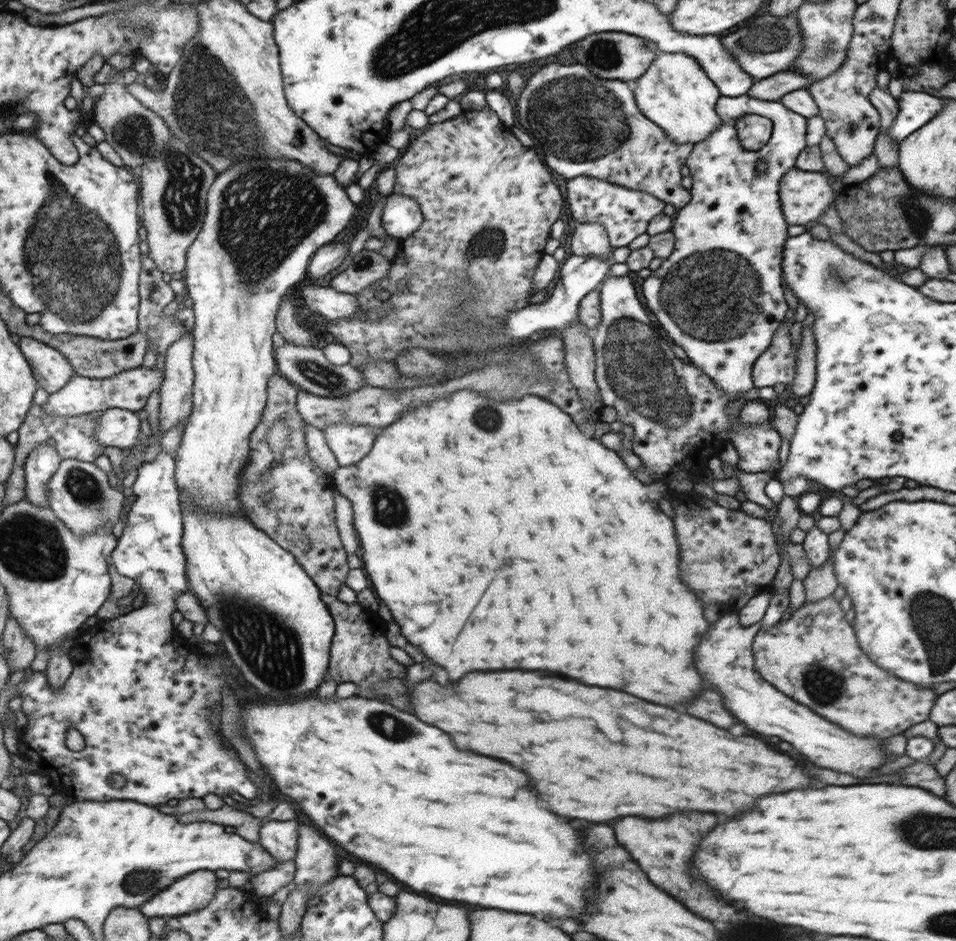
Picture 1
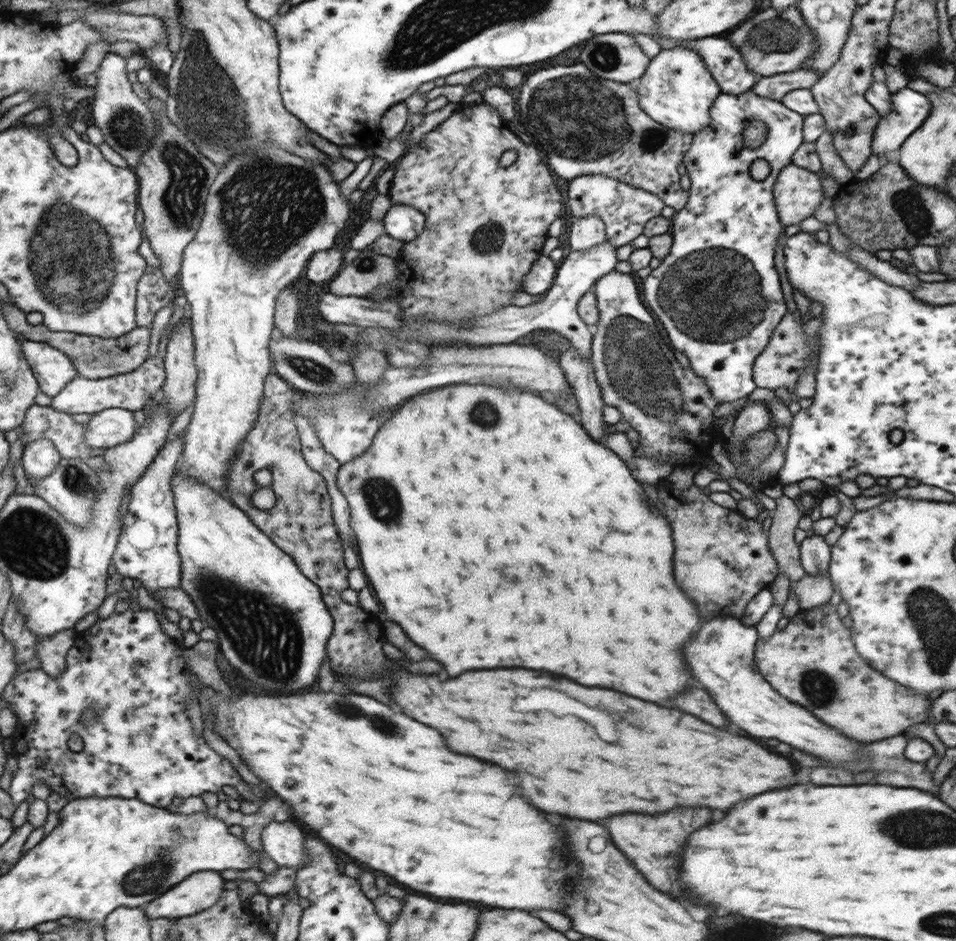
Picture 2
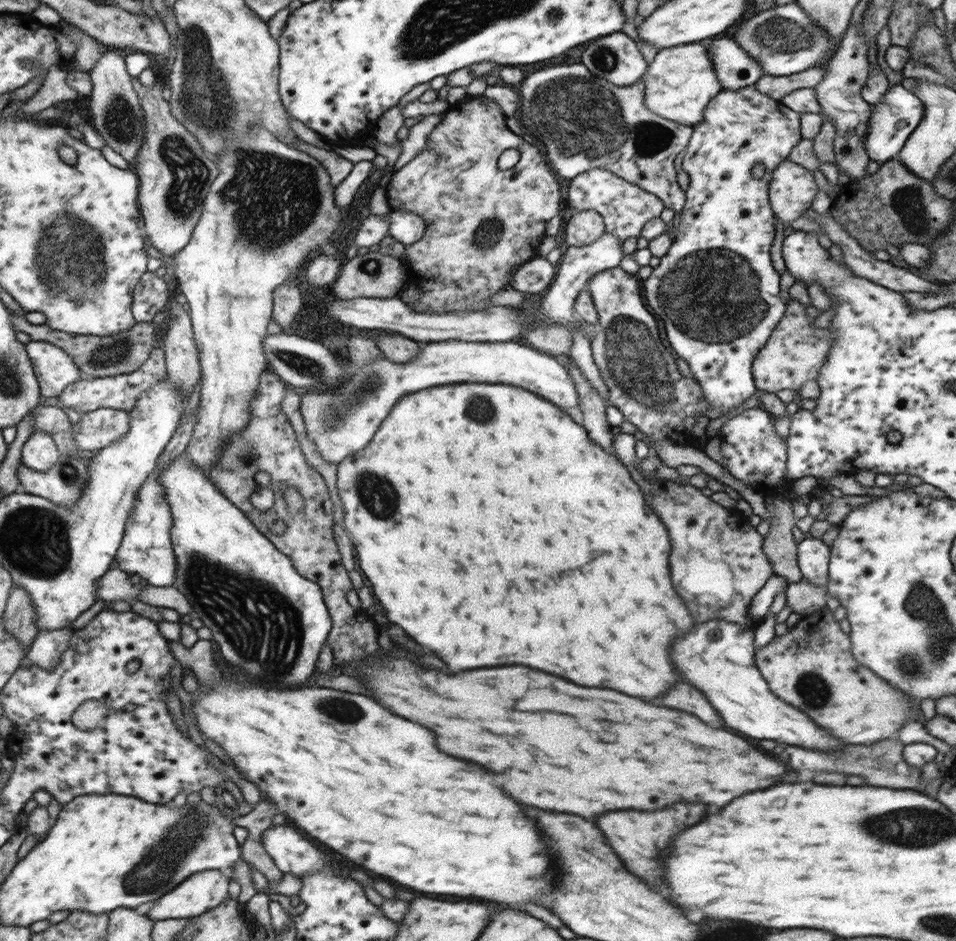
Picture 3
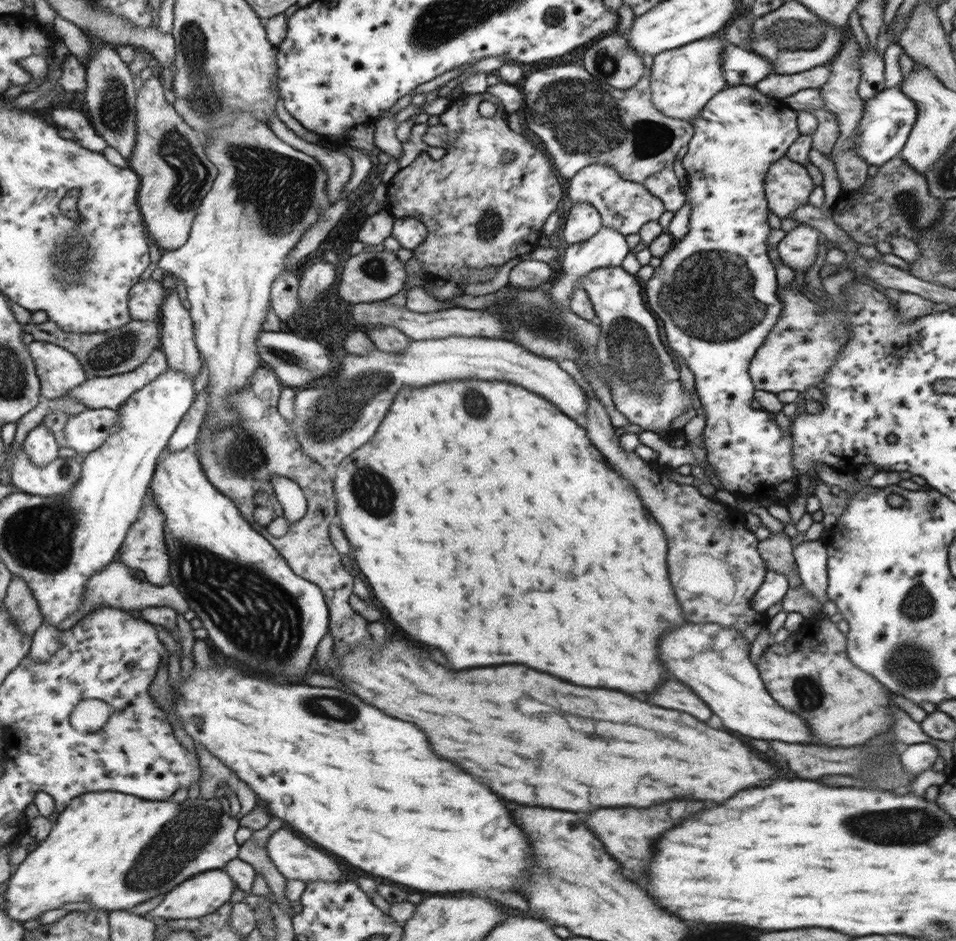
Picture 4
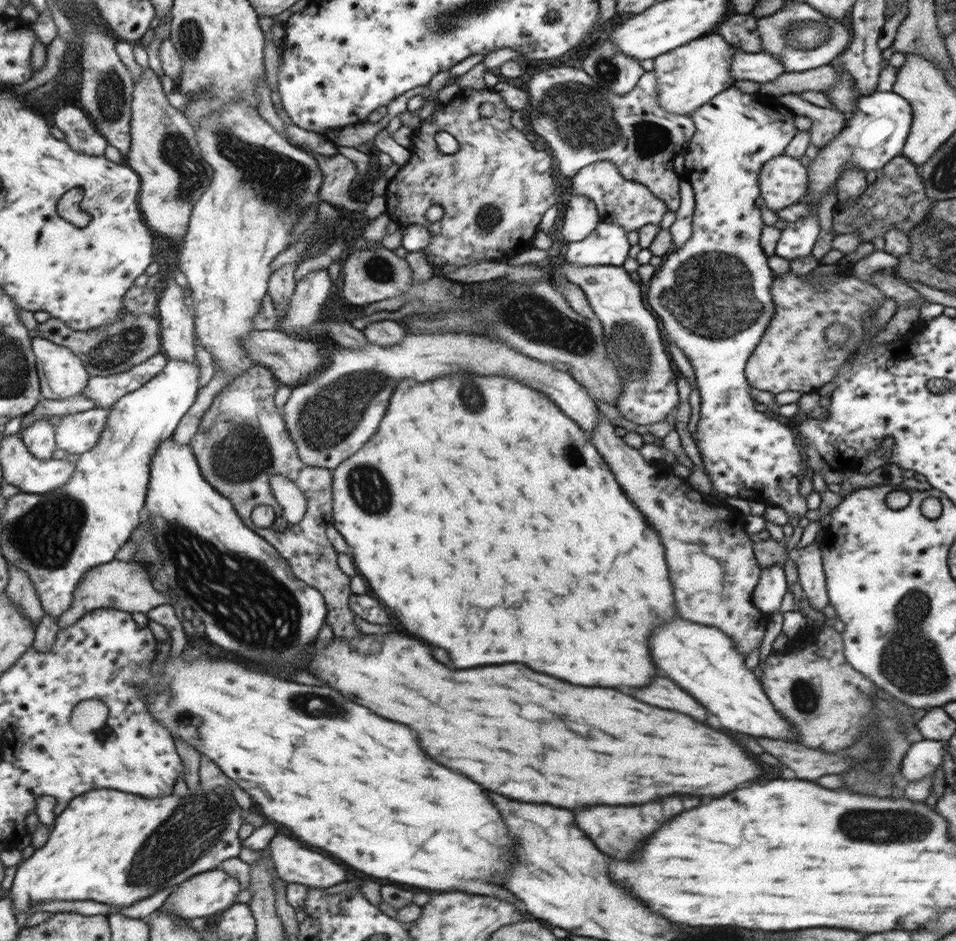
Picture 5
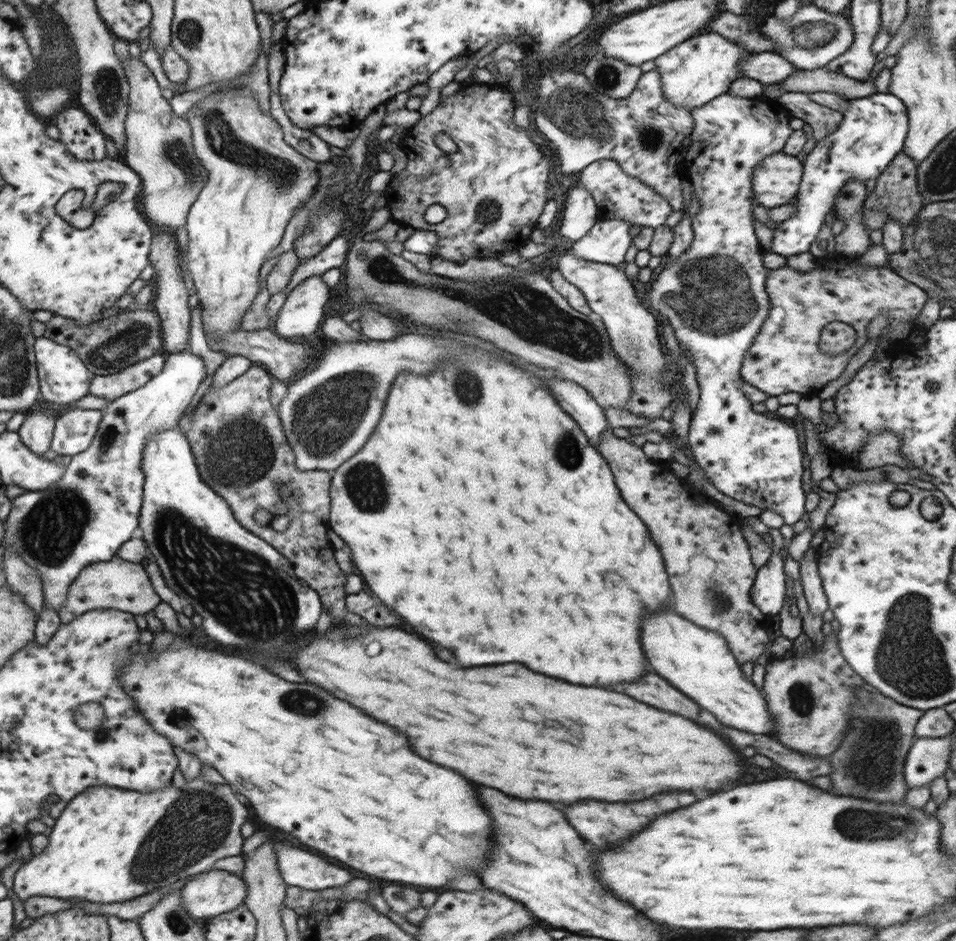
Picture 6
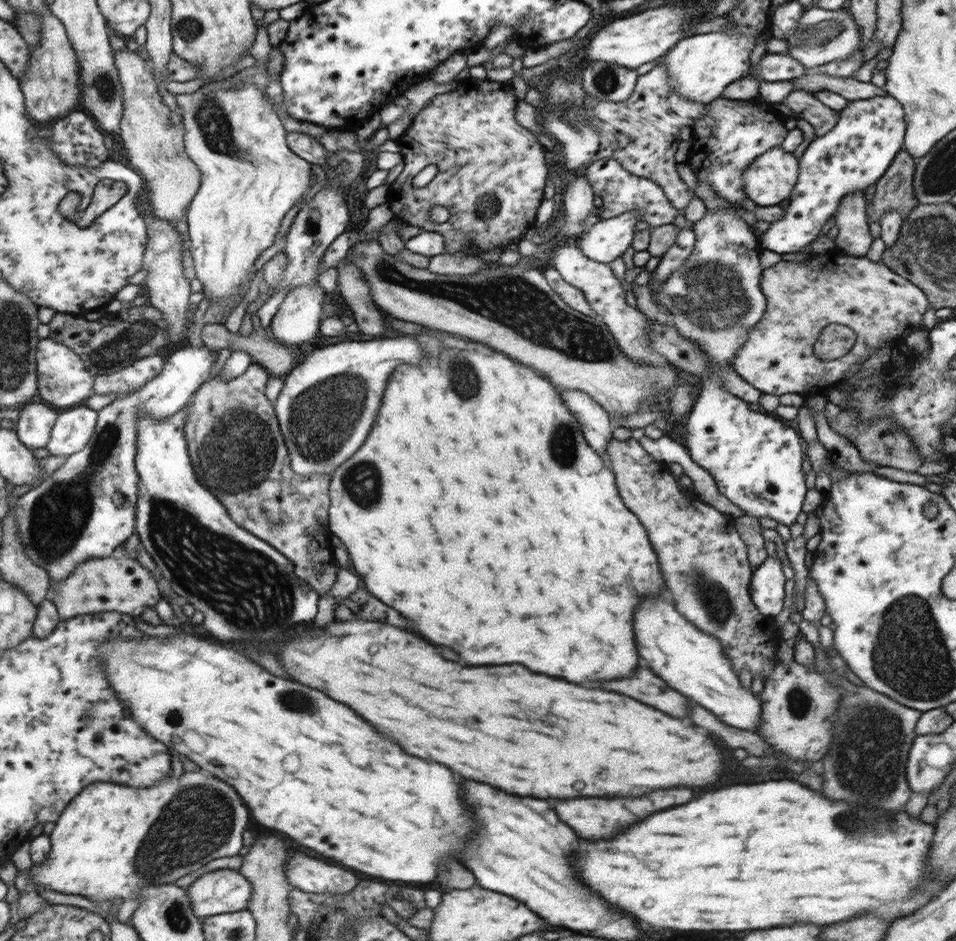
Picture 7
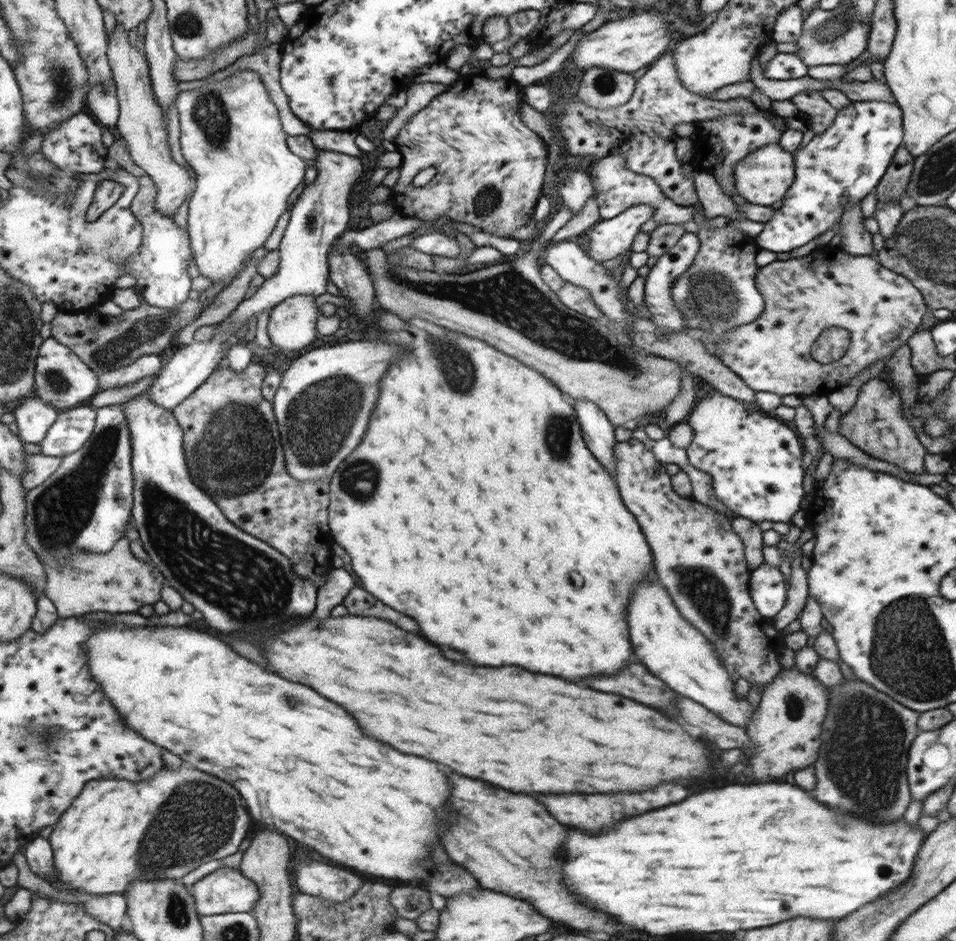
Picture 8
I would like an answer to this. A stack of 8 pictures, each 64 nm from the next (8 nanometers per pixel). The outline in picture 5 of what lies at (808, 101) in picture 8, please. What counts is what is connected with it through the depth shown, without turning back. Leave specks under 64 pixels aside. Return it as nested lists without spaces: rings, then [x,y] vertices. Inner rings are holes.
[[[798,94],[780,96],[778,100],[795,115],[806,116],[812,120],[812,128],[809,133],[811,144],[817,148],[824,148],[845,125],[845,116],[840,111],[806,102]]]

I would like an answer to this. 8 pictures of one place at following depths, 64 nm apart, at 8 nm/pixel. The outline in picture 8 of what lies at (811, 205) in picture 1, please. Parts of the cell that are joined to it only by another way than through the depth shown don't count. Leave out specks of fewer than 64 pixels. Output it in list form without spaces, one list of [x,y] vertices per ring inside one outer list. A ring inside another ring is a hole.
[[[770,143],[757,148],[735,164],[734,182],[737,194],[748,203],[760,206],[771,206],[781,201],[787,188],[795,177],[795,160],[793,153],[784,150],[779,143]]]

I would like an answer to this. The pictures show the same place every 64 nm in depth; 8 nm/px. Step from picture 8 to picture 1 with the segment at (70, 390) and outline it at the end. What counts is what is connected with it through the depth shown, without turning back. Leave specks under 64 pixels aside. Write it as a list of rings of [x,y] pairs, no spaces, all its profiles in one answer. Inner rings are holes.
[[[22,337],[20,348],[24,348],[24,357],[28,356],[28,360],[32,360],[32,368],[36,368],[36,376],[40,376],[40,388],[44,388],[48,394],[66,387],[76,374],[59,349],[52,348],[43,341]]]

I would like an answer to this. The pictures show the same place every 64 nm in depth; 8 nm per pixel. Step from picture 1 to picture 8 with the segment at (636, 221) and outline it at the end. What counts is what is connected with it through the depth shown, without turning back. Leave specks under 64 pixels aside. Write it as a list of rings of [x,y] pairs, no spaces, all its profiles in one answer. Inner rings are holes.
[[[614,153],[592,160],[587,165],[588,174],[593,174],[596,177],[594,187],[598,191],[597,204],[601,219],[610,220],[618,216],[627,208],[637,204],[649,204],[653,206],[652,222],[658,225],[677,224],[682,225],[683,222],[690,222],[696,214],[694,205],[683,207],[675,202],[672,202],[656,184],[653,178],[646,175],[639,175],[632,172],[632,169],[627,167],[627,160],[622,153]]]

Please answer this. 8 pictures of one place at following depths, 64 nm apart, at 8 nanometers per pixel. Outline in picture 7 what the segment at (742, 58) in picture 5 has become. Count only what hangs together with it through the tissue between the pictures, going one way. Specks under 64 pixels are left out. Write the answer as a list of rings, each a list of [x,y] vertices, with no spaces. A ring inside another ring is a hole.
[[[788,52],[784,53],[770,53],[764,54],[757,67],[758,76],[762,80],[767,80],[768,82],[780,82],[780,81],[790,81],[794,78],[802,76],[806,72],[806,68],[803,64],[800,64],[798,60],[793,59]]]

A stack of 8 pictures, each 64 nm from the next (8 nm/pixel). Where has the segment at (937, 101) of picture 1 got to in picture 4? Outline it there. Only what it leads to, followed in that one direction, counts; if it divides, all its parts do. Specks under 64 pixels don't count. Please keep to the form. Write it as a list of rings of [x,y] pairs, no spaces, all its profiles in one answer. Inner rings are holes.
[[[900,86],[878,92],[874,98],[864,100],[864,112],[855,130],[855,151],[868,166],[880,167],[896,158],[904,148],[917,117],[916,103],[906,97]]]

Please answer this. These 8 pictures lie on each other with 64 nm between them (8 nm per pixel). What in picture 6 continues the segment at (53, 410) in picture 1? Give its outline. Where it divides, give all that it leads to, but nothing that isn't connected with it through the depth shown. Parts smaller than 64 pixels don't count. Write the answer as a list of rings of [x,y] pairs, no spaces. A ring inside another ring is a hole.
[[[155,355],[133,366],[128,366],[116,374],[92,376],[89,394],[112,402],[114,399],[143,387],[160,371],[163,371],[166,362],[164,355]]]

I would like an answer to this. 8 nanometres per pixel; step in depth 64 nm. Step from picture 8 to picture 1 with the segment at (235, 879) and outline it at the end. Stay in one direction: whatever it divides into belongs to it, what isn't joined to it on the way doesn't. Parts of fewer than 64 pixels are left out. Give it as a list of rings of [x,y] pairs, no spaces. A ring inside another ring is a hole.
[[[196,871],[144,902],[140,911],[148,919],[178,917],[208,907],[217,894],[219,878],[215,871]]]

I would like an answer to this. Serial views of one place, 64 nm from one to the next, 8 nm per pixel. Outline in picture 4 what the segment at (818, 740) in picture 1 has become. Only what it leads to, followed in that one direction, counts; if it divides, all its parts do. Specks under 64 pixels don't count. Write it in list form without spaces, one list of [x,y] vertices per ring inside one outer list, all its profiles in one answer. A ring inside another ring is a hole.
[[[715,622],[682,624],[666,632],[660,640],[660,660],[666,670],[694,690],[726,728],[760,740],[812,744],[811,730],[806,728],[806,722],[770,696],[759,670],[750,660],[750,653],[749,642],[739,632]]]

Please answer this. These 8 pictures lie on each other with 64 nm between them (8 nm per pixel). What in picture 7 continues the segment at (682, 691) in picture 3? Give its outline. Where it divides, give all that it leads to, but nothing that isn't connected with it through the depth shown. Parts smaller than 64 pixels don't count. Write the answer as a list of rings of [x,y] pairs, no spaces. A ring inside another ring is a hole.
[[[638,668],[630,678],[624,680],[612,680],[612,682],[600,682],[600,688],[610,692],[620,692],[624,696],[630,696],[642,704],[648,704],[656,710],[662,710],[670,716],[682,718],[688,714],[688,700],[680,696],[680,692],[668,688],[664,680],[654,676],[648,668]]]

